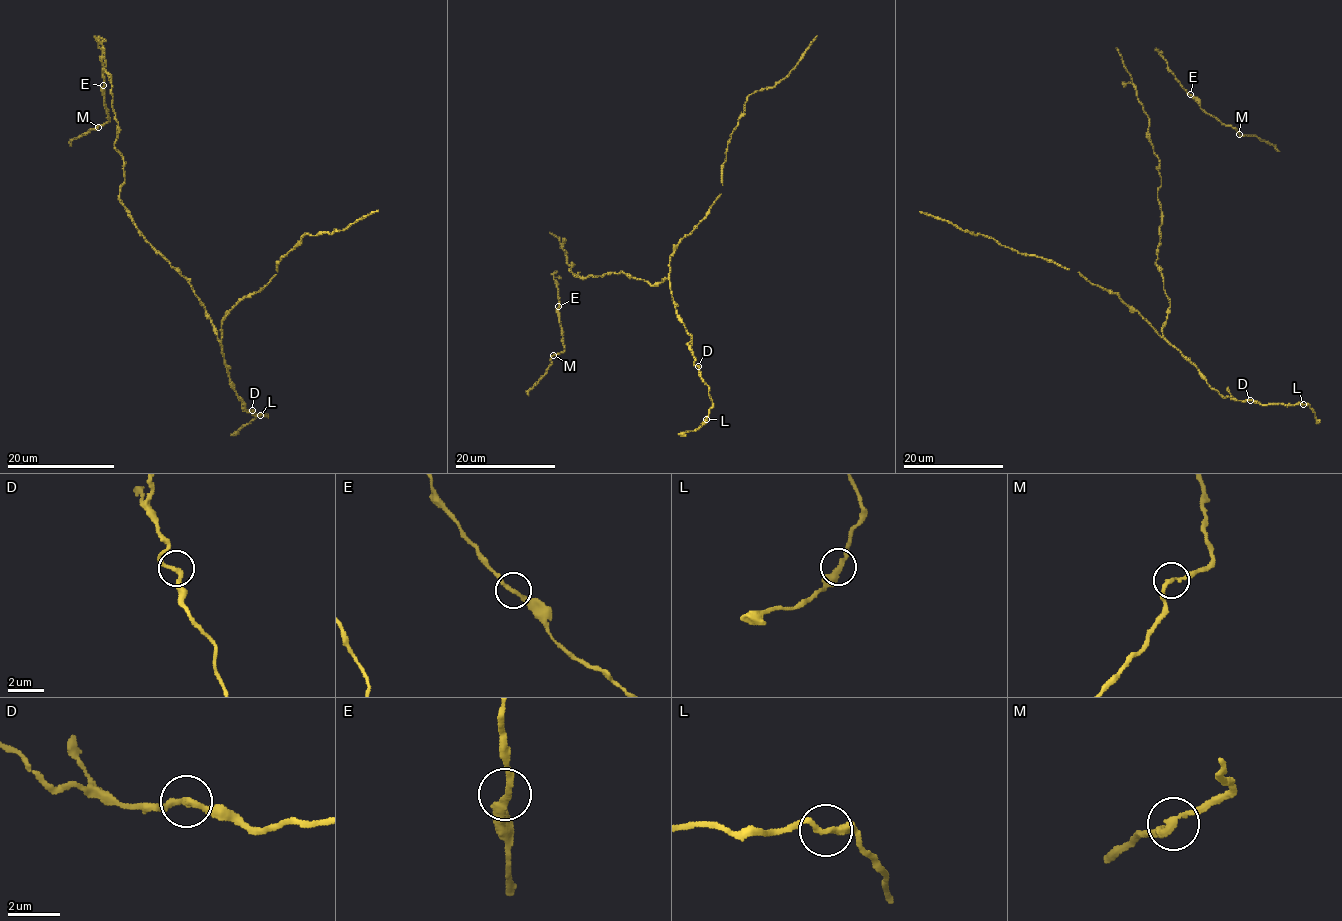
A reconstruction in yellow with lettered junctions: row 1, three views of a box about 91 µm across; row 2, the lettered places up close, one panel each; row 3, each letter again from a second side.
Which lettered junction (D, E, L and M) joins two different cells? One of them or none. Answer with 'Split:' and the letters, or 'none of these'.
Split: none of these

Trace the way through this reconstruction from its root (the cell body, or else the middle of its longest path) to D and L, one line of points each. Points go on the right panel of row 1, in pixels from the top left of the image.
D: (1156, 253), (1170, 301), (1162, 335), (1211, 388), (1224, 397), (1249, 399)
L: (1156, 253), (1170, 301), (1162, 335), (1206, 383), (1224, 397), (1238, 401), (1303, 404)

